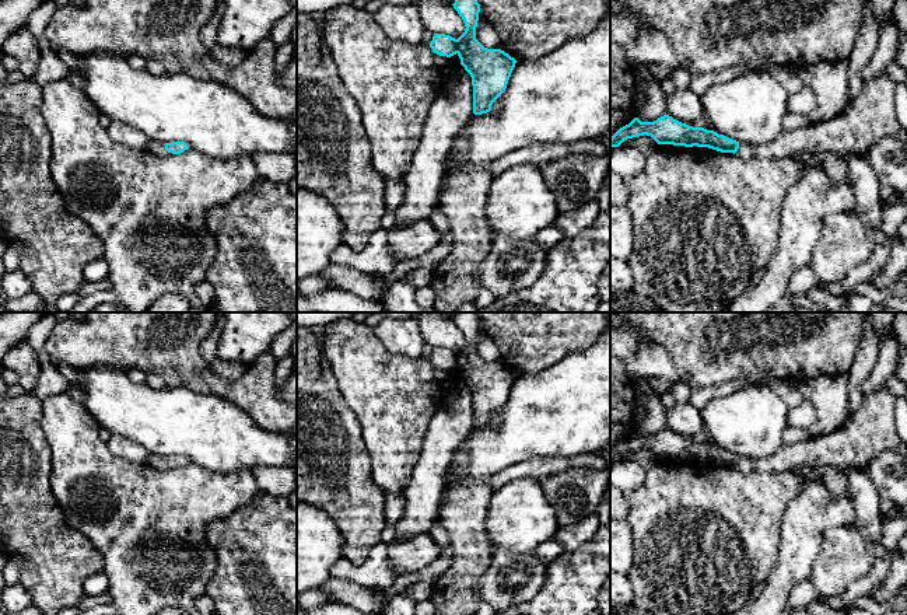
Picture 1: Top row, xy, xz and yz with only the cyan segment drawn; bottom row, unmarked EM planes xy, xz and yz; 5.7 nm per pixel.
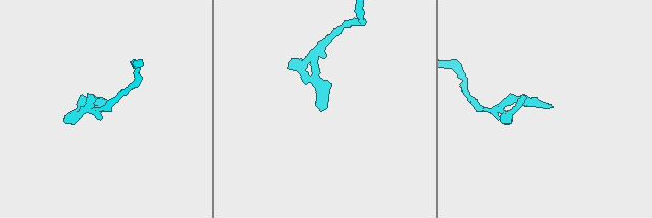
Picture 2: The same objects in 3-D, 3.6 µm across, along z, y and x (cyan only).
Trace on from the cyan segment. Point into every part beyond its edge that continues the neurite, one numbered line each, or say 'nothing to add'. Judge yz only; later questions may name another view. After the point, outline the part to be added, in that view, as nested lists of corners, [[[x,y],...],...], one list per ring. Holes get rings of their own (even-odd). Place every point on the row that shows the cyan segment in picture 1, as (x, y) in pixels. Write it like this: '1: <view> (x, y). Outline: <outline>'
1: yz (872, 115). Outline: [[[886,74],[868,80],[861,94],[830,120],[781,132],[763,144],[739,143],[736,156],[750,160],[796,157],[801,153],[848,153],[864,156],[880,137],[907,141],[896,115],[896,83]]]

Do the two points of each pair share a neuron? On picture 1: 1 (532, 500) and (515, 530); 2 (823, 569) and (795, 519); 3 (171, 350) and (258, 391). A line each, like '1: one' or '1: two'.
1: one
2: two
3: one

